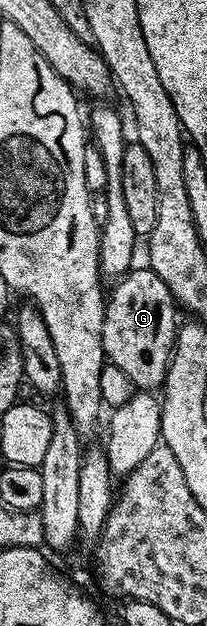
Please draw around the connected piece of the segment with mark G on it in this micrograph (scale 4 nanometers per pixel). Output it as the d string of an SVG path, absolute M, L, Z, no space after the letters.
M130 269L107 294L103 320L105 357L123 372L141 392L157 392L165 385L169 359L177 344L179 329L178 307L173 294L163 280L151 269Z

